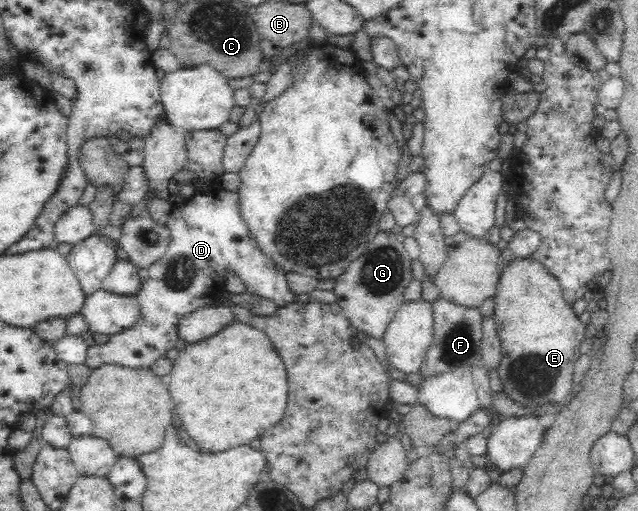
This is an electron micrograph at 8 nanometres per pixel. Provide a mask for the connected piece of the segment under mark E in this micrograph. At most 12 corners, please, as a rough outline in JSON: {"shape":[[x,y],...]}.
{"shape":[[538,259],[503,267],[492,319],[502,391],[561,401],[581,323]]}

